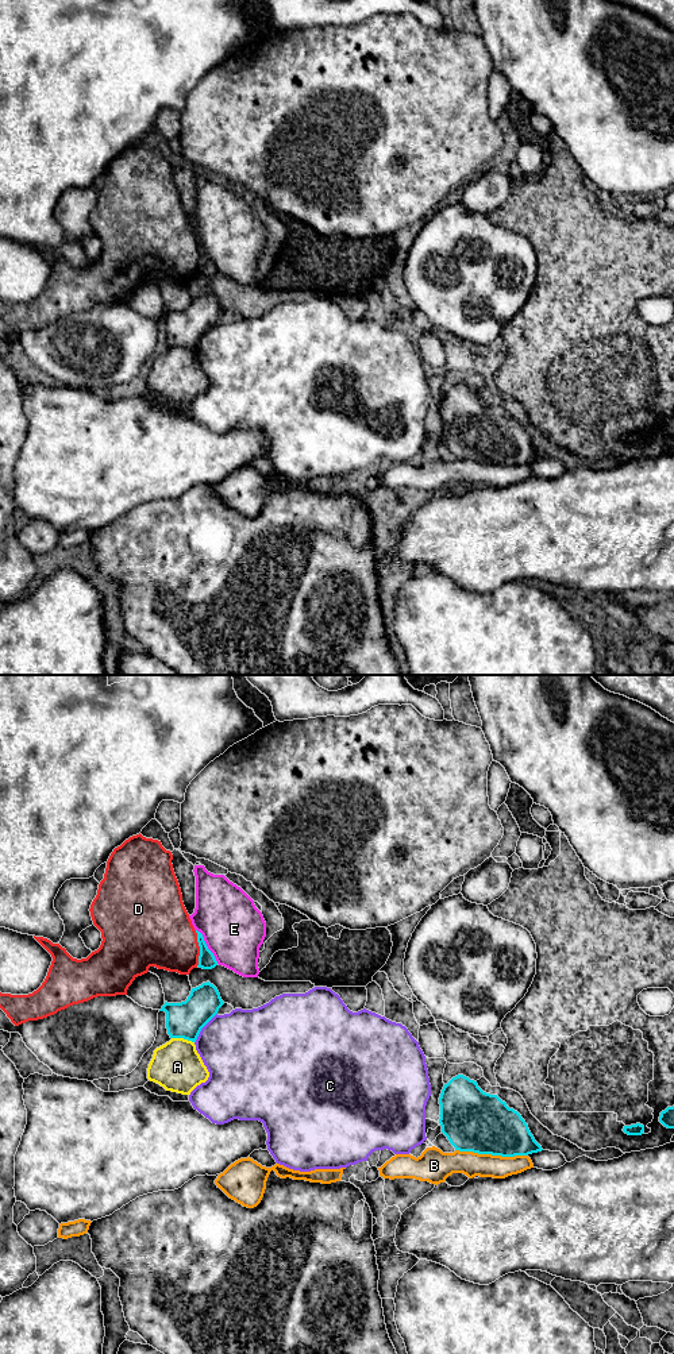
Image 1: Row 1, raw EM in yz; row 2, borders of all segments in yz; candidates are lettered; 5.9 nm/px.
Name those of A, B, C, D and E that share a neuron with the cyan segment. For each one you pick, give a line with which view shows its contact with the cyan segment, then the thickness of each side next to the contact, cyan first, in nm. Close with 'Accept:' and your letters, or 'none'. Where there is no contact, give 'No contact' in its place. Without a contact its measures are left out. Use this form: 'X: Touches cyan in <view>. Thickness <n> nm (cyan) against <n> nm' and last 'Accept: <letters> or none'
Accept: none

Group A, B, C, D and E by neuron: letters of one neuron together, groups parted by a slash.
A / B / C / D / E

